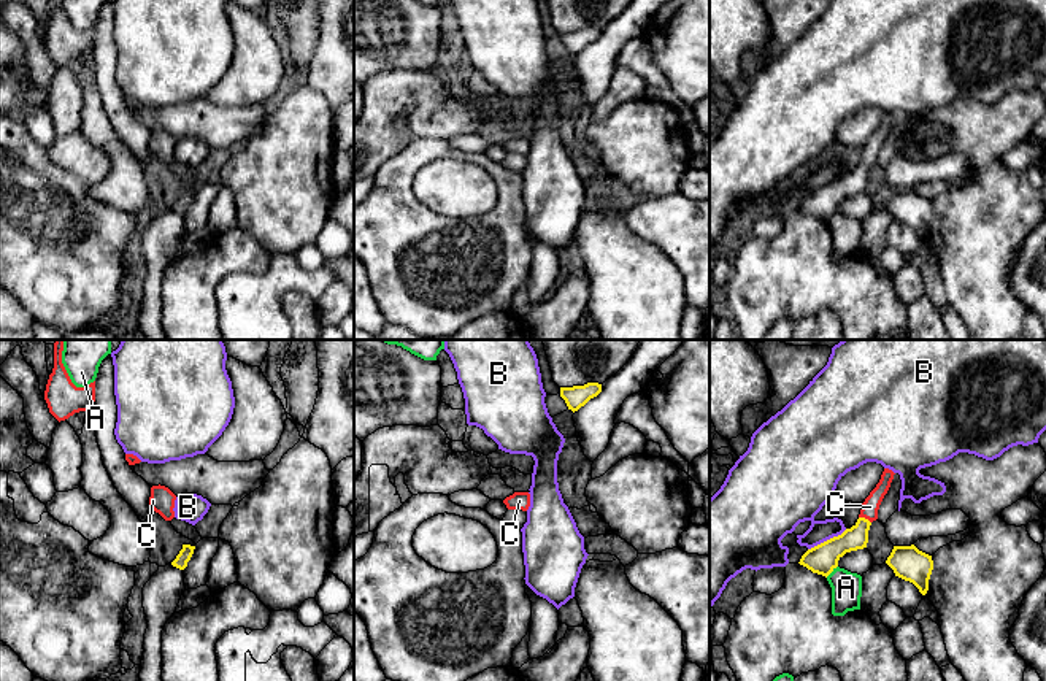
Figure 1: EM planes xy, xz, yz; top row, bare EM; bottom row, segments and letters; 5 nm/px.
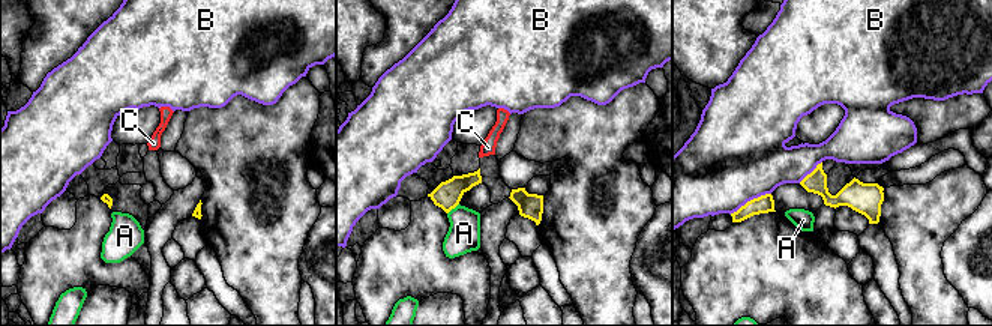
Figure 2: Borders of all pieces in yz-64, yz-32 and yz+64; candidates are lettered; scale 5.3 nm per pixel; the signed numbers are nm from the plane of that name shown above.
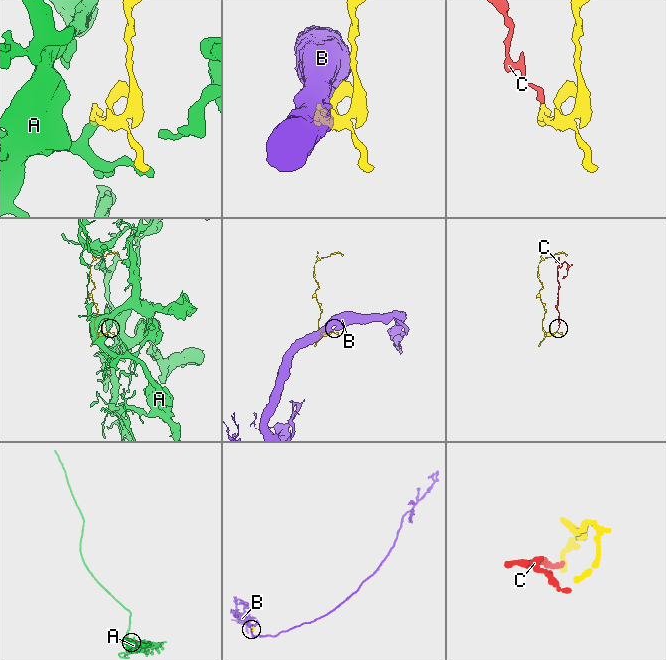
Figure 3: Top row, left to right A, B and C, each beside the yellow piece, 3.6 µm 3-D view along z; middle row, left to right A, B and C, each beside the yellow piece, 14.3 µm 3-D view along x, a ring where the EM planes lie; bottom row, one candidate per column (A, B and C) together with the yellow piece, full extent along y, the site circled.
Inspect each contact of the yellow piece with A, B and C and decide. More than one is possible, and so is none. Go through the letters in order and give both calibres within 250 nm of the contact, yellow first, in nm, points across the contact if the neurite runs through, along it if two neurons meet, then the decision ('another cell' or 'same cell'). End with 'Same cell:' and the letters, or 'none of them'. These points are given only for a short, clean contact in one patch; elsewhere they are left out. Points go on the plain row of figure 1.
A: calibres 150 and 160 nm; border yz (837, 210), (826, 221); another cell
B: calibres 150 and 220 nm; another cell
C: calibres 120 and 90 nm; way yz (829, 197), (864, 162), (870, 151); same cell
Same cell: C

